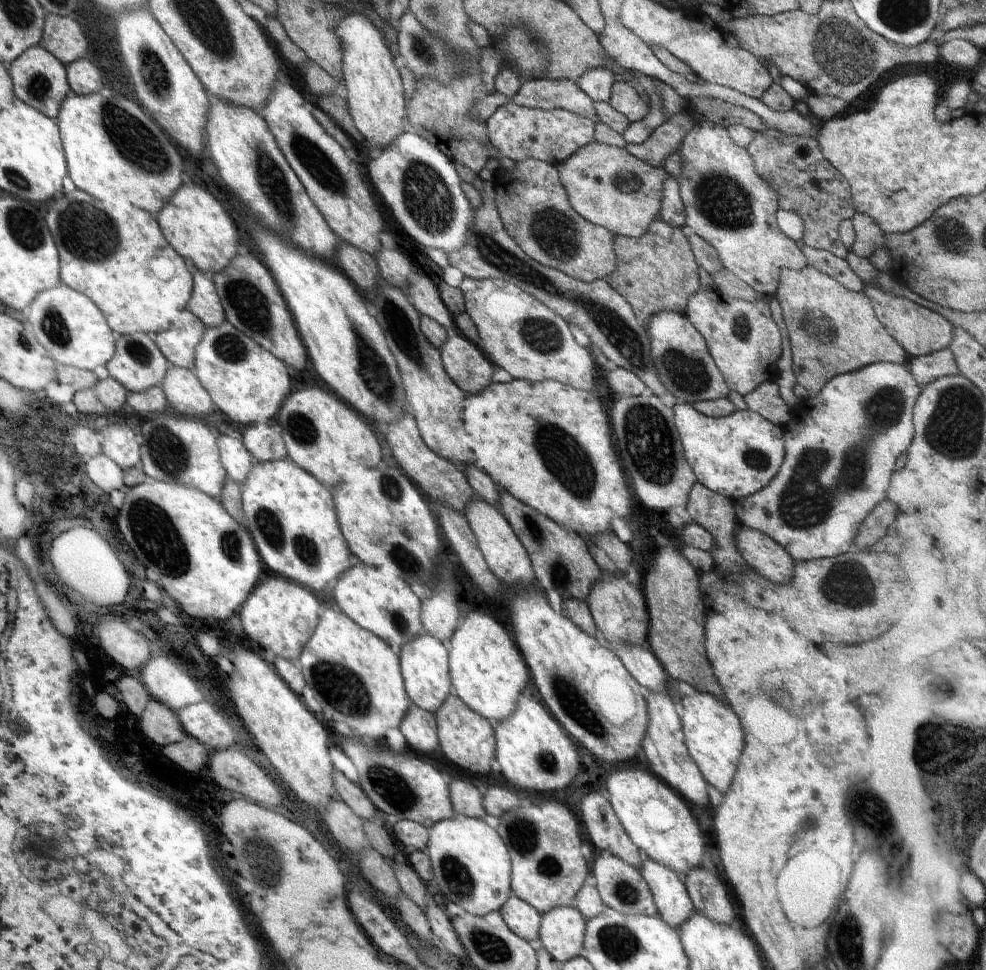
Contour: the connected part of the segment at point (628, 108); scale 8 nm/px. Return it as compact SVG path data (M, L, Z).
M625 81L613 82L611 93L608 104L624 114L631 123L641 121L650 112L651 106L642 102L640 94Z

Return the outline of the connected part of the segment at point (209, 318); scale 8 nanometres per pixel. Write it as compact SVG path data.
M190 266L190 271L193 276L194 288L187 309L208 328L222 326L226 322L226 316L211 277L193 266Z

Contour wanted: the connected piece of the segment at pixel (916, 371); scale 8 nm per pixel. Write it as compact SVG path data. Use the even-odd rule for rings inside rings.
M950 347L929 355L911 358L908 367L912 378L922 388L942 377L960 374Z

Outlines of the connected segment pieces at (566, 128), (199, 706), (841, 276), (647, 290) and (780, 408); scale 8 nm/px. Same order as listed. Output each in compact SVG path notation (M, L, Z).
M511 102L499 105L486 121L489 143L504 158L516 162L533 158L553 165L566 162L580 148L596 142L595 126L592 120L562 108L538 110L538 108L526 108Z
M205 700L176 711L182 728L204 746L230 748L236 742L234 730L224 716Z
M799 244L804 252L807 264L818 268L822 273L836 279L852 291L862 291L864 284L844 258L837 257L834 253L822 249L813 249L806 244Z
M660 215L650 224L648 232L644 236L640 236L640 238L615 235L614 254L616 254L616 270L603 279L626 299L626 302L634 310L634 316L638 318L638 322L646 329L649 326L651 316L658 310L670 310L670 312L685 314L688 298L692 294L696 294L701 288L698 276L698 262L696 262L696 258L692 254L688 238L680 228L674 228L674 226L666 224Z
M766 381L750 394L744 395L744 402L750 411L761 414L776 426L785 427L792 418L792 409L780 396L778 384Z

